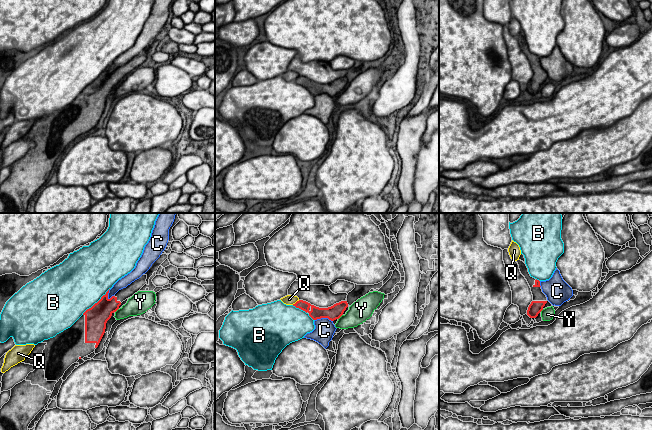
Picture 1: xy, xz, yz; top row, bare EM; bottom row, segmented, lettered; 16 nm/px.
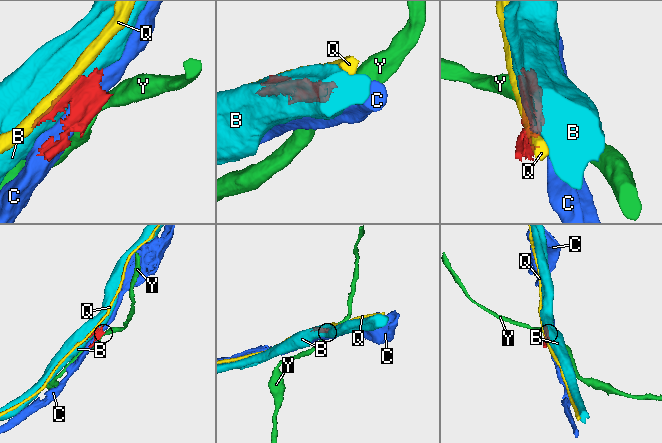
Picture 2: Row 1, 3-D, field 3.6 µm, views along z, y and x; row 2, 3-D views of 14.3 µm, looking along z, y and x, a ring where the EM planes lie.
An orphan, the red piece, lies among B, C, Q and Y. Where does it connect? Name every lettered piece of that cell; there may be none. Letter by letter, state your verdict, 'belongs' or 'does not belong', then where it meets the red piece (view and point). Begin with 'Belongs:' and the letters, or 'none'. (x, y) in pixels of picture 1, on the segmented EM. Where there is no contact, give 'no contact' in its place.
Belongs: none
B: does not belong | xy (97, 302)
C: does not belong | xz (324, 317)
Q: does not belong | xz (296, 302)
Y: does not belong | xz (340, 316)

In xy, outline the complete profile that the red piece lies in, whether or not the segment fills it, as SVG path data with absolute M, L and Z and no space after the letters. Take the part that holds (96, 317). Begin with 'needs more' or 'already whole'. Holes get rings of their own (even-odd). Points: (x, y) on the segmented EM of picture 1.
needs more; M143 274L126 288L119 290L110 299L108 298L108 290L70 328L35 345L31 353L22 361L22 363L33 365L35 370L30 372L25 380L10 389L10 399L0 409L0 430L28 430L31 421L48 404L55 384L65 371L79 359L83 359L95 351L105 333L107 321L119 309L123 301L132 297L147 283L146 279L147 275Z

